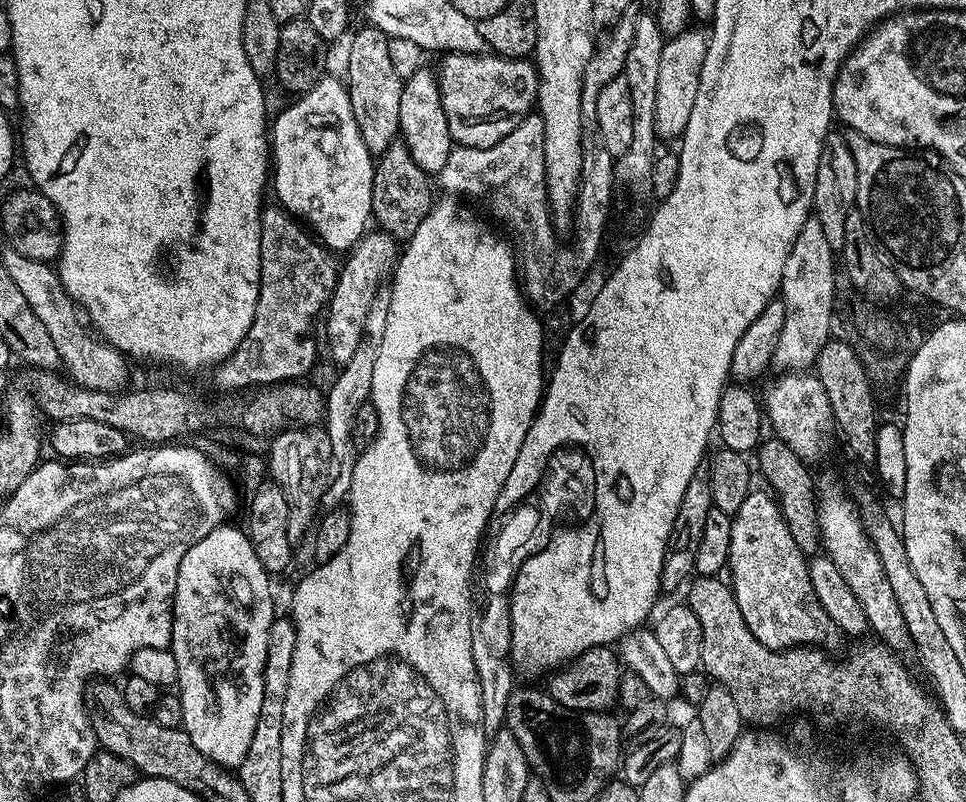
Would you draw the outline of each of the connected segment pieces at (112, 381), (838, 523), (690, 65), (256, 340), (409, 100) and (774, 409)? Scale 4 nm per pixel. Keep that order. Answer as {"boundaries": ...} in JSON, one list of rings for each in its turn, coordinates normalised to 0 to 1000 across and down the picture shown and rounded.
{"boundaries":[[[[5,308],[3,313],[2,325],[6,332],[6,337],[9,338],[16,355],[23,362],[24,370],[27,372],[28,377],[31,377],[31,383],[38,392],[40,400],[48,406],[49,415],[52,416],[53,425],[56,426],[57,435],[60,436],[62,443],[65,463],[69,465],[78,479],[84,479],[87,484],[127,490],[130,484],[128,478],[133,474],[133,459],[129,454],[131,450],[128,440],[111,429],[109,424],[104,423],[102,418],[92,408],[79,375],[72,372],[72,367],[64,357],[61,338],[54,329],[45,329],[38,324],[23,322],[23,317],[19,317],[10,308]]],[[[861,594],[847,603],[845,656],[849,660],[852,687],[867,706],[876,729],[880,731],[881,739],[895,762],[900,784],[907,787],[906,797],[929,815],[941,812],[944,797],[938,786],[938,771],[934,771],[934,761],[925,747],[925,736],[917,722],[917,711],[913,711],[913,696],[909,696],[909,686],[905,686],[890,650],[890,636],[885,622],[877,618],[873,606]]],[[[713,37],[688,49],[685,72],[681,76],[681,122],[677,126],[677,157],[684,176],[707,171],[710,152],[714,152],[714,137],[718,137],[718,121],[723,118],[732,61],[733,47],[728,39]]],[[[274,258],[270,263],[267,382],[263,387],[263,401],[259,401],[255,421],[251,421],[247,431],[229,454],[223,455],[222,465],[224,464],[226,483],[253,486],[258,481],[306,476],[318,470],[315,468],[322,461],[323,453],[327,449],[327,429],[323,425],[323,398],[330,389],[332,393],[348,355],[350,334],[347,328],[344,330],[343,323],[345,324],[345,320],[293,259]]],[[[434,85],[424,99],[418,101],[416,127],[412,132],[413,173],[420,187],[424,187],[424,197],[429,197],[429,202],[433,202],[439,214],[453,217],[458,207],[462,207],[462,197],[466,197],[470,176],[462,152],[462,137],[458,137],[451,90],[445,85]]],[[[816,461],[800,476],[795,490],[789,494],[789,509],[797,520],[797,534],[800,534],[802,547],[814,551],[826,571],[833,576],[849,574],[861,559],[863,525],[859,511],[859,496],[851,486],[851,476],[840,463]]]]}

